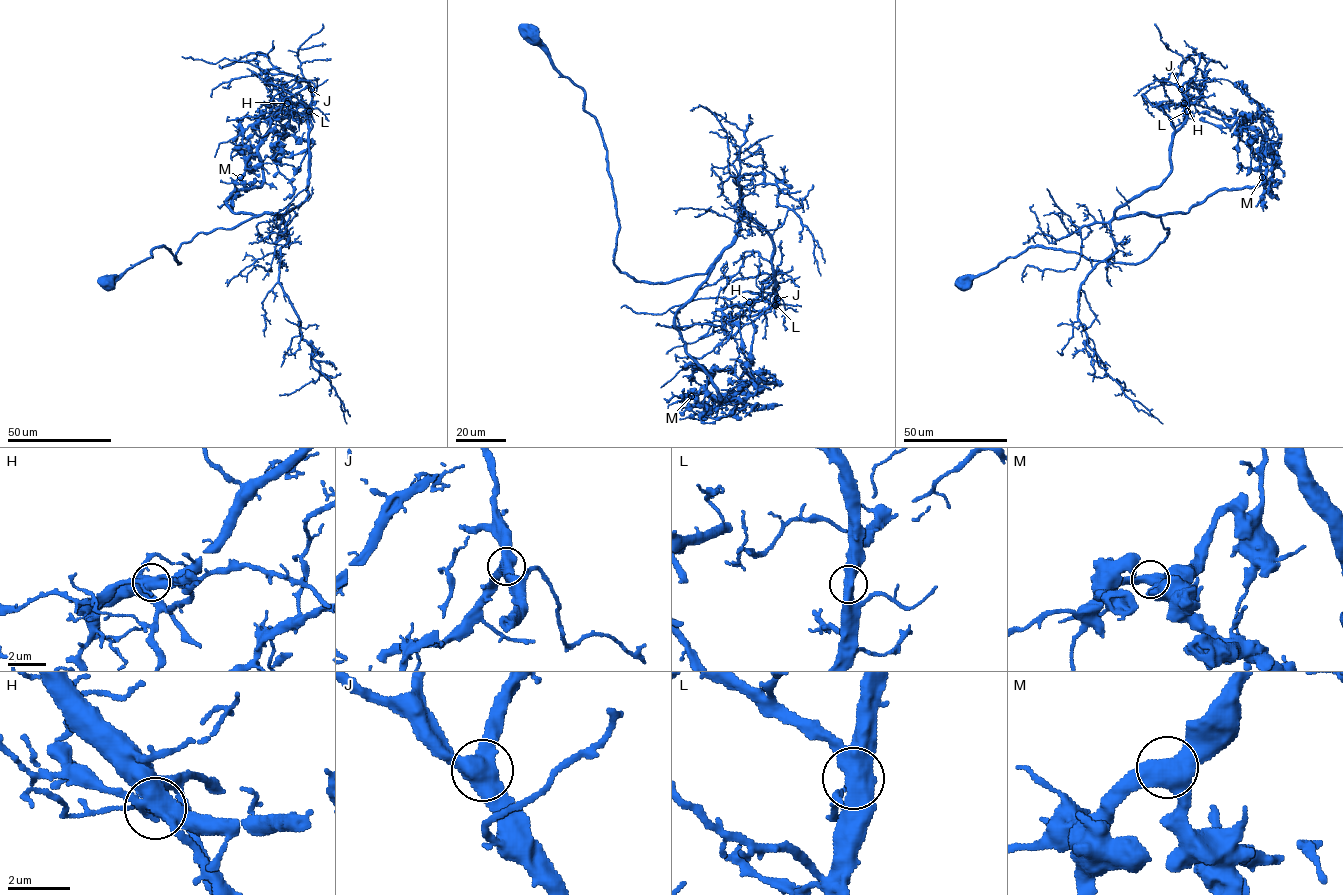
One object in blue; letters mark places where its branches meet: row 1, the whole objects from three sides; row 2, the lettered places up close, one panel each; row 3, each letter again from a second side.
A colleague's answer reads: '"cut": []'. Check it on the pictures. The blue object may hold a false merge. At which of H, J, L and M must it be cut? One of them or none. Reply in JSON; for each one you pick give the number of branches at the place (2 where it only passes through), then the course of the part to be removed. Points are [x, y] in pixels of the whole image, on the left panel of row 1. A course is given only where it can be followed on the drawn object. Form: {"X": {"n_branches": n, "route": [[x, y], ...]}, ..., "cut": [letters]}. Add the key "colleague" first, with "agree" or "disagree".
{"colleague": "disagree", "H": {"n_branches": 3, "route": [[287, 103], [265, 80], [271, 91], [273, 107], [260, 115], [263, 117]]}, "cut": ["H"]}

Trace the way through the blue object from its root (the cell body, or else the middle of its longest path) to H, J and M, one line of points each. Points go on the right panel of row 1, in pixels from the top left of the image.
H: (961, 283), (1036, 246), (1144, 261), (1168, 229), (1159, 217), (1115, 212), (1169, 173), (1185, 103)
J: (961, 283), (1036, 246), (1144, 261), (1168, 229), (1115, 212), (1169, 173), (1181, 89)
M: (961, 283), (1036, 246), (1142, 262), (1168, 232), (1160, 215), (1260, 185), (1259, 155), (1262, 178)

